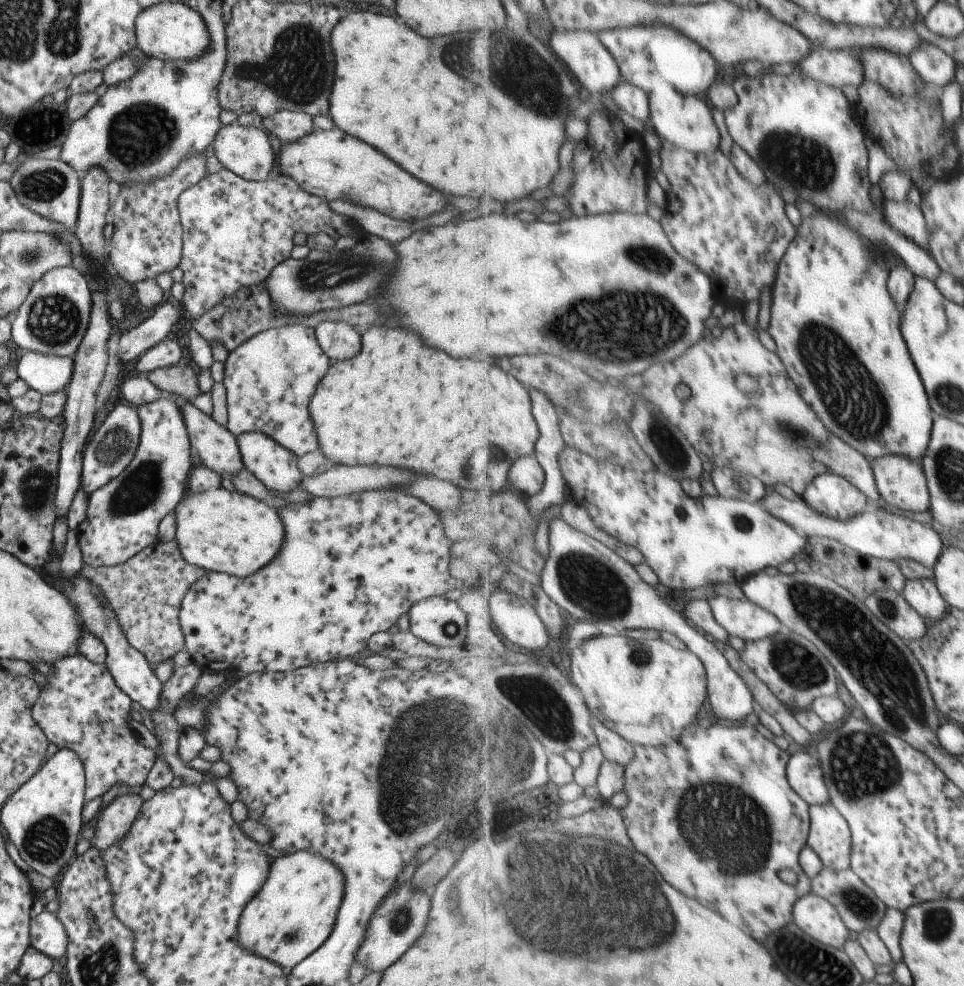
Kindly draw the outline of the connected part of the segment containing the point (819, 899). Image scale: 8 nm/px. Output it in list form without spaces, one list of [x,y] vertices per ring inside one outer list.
[[[811,892],[796,902],[794,919],[806,933],[838,949],[844,948],[851,934],[837,907],[817,893]]]

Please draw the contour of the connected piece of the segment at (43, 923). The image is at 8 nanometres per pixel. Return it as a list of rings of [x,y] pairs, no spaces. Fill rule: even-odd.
[[[43,909],[28,924],[30,945],[51,960],[64,956],[66,936],[63,925],[54,913]]]

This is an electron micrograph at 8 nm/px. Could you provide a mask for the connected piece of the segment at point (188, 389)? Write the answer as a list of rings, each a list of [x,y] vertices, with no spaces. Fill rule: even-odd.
[[[174,364],[146,373],[147,380],[161,390],[163,394],[176,396],[181,400],[190,402],[200,394],[196,375],[197,372],[192,364],[185,366]]]

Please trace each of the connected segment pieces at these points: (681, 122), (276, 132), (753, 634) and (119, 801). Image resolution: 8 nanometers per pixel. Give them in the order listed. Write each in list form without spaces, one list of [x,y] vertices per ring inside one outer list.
[[[673,86],[661,92],[651,92],[650,127],[659,138],[676,144],[679,148],[690,150],[701,155],[719,151],[721,131],[713,120],[713,109],[705,100],[696,96],[688,96],[677,92]]]
[[[281,109],[268,114],[261,119],[263,132],[277,138],[281,143],[297,140],[300,136],[312,132],[312,120],[308,114],[301,111]]]
[[[718,596],[709,600],[717,622],[730,634],[745,642],[771,638],[783,630],[782,622],[751,599]]]
[[[136,793],[116,796],[103,810],[98,811],[91,825],[94,827],[94,838],[90,840],[90,847],[98,851],[124,839],[124,834],[131,826],[142,799]]]

